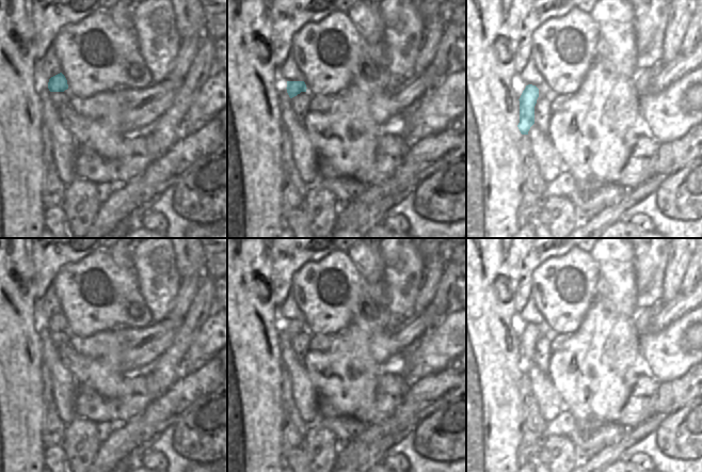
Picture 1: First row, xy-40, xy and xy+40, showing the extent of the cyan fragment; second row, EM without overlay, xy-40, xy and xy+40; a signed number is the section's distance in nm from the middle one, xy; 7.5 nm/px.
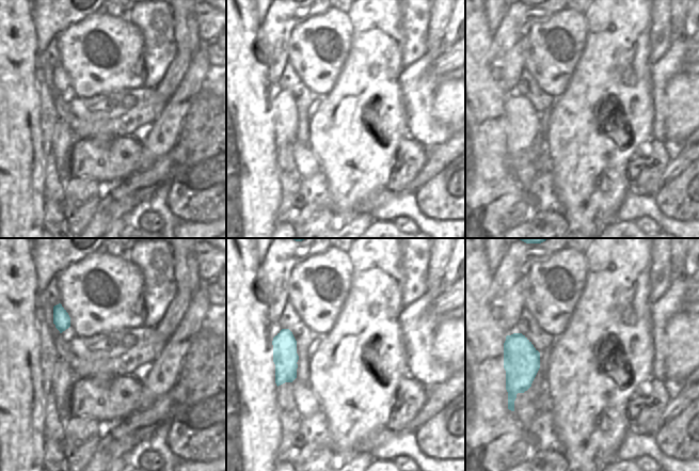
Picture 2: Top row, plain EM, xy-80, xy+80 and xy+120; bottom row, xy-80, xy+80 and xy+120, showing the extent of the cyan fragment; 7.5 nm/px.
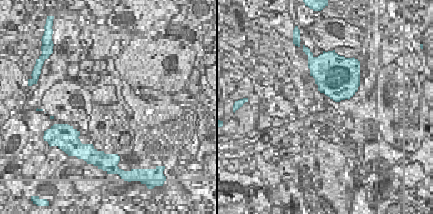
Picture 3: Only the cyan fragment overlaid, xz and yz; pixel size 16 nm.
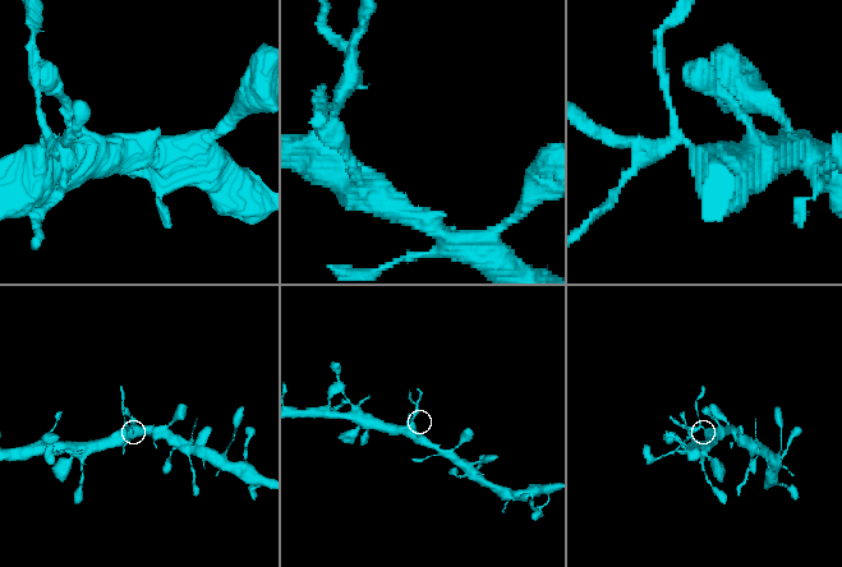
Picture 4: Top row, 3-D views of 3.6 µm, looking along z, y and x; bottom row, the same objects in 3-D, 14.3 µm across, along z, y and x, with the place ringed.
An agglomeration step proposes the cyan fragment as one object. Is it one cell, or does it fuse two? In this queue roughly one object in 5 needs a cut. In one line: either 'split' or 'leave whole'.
split

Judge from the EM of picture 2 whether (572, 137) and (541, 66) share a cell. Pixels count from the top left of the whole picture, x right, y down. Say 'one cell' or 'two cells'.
two cells

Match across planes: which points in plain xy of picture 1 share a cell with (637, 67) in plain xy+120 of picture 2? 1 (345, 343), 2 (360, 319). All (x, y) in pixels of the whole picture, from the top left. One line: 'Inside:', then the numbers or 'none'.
Inside: 1, 2

